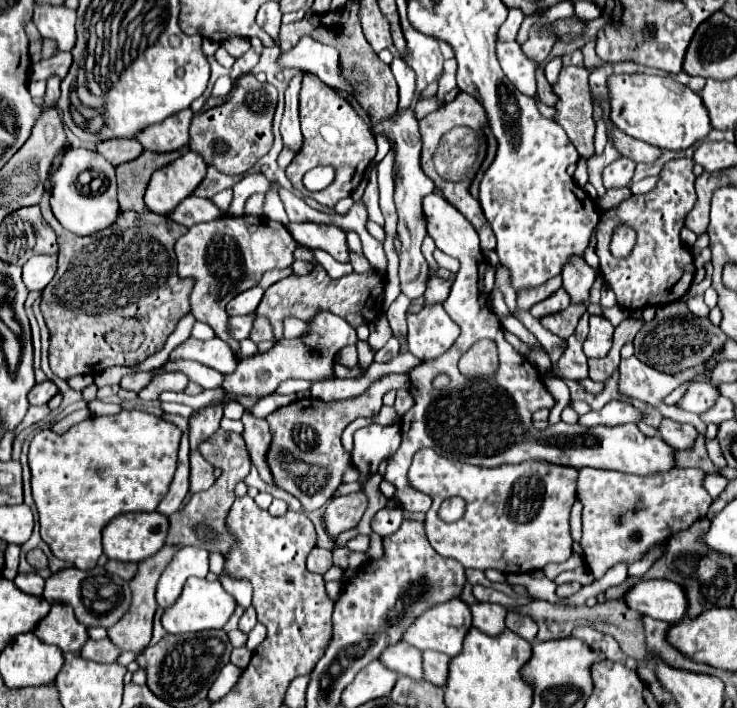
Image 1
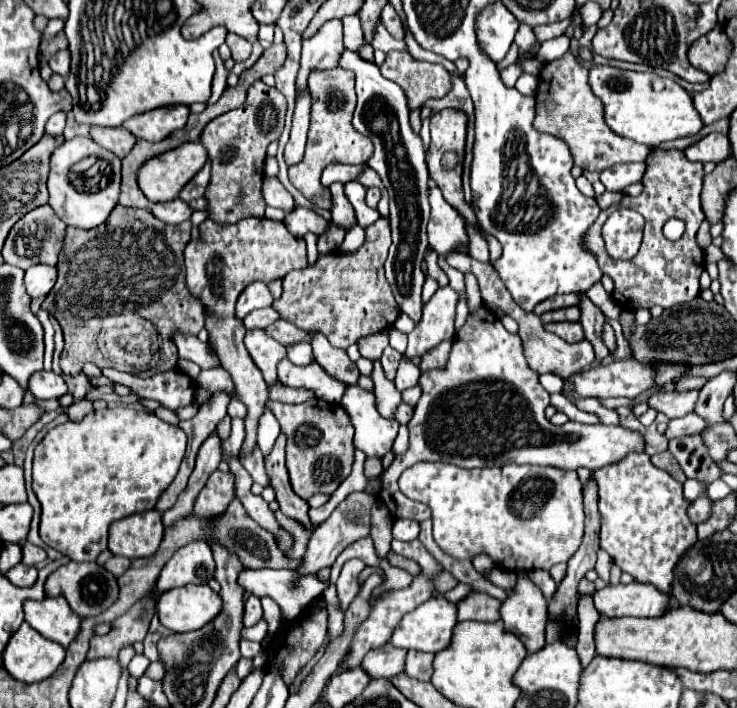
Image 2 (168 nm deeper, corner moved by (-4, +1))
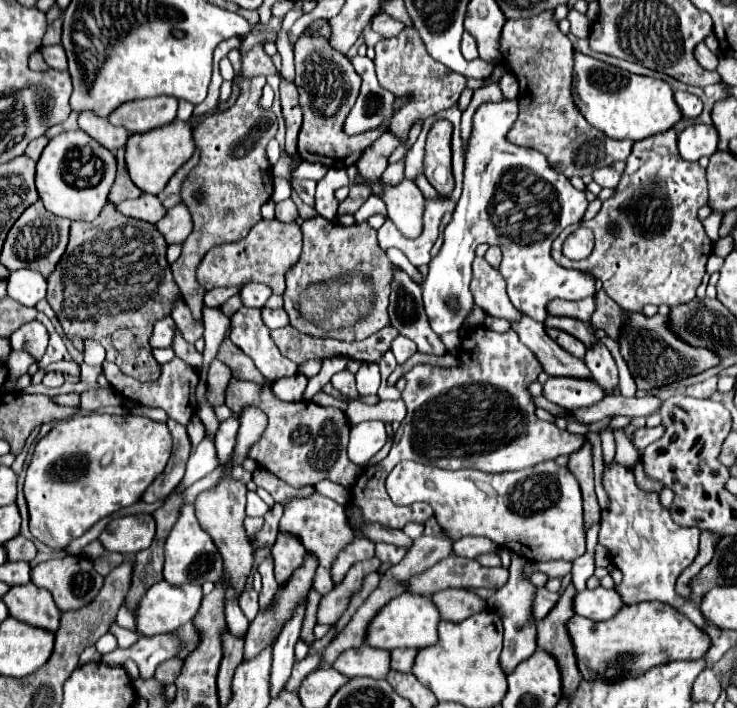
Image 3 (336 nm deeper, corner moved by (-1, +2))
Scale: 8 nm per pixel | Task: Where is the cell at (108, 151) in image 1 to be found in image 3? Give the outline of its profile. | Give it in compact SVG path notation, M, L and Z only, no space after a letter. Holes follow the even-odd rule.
M80 113L78 117L78 127L92 135L98 143L102 143L106 149L116 151L120 147L124 147L126 139L128 139L128 131L110 125L108 119L96 117L96 113Z

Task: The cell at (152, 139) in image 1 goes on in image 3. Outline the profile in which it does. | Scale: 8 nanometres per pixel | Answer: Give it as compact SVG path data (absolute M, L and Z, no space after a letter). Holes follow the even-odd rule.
M152 97L140 101L126 101L120 109L108 115L112 125L124 127L128 133L146 133L150 129L168 125L176 119L178 101L174 97Z

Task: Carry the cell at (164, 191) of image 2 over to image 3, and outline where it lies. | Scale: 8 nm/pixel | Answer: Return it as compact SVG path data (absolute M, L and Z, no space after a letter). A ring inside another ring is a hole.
M178 119L172 125L164 125L160 129L148 131L148 133L128 135L126 167L128 167L130 177L136 183L136 187L140 187L144 193L156 195L166 187L166 183L174 175L174 171L192 157L194 149L196 149L196 145L192 139L192 125Z

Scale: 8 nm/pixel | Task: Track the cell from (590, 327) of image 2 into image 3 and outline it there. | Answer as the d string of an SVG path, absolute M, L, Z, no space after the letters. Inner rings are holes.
M596 341L596 345L588 349L584 361L592 371L594 381L598 385L604 385L604 389L608 389L608 395L614 395L618 391L618 369L604 343Z

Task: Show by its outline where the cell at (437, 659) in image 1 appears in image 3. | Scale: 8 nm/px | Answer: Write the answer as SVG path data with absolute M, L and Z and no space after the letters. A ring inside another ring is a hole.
M392 649L390 651L390 669L410 673L416 653L418 653L416 649Z

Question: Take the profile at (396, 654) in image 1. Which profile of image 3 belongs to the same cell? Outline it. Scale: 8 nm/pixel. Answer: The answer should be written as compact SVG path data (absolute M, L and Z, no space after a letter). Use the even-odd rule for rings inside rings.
M360 645L356 649L344 651L336 661L334 669L344 673L346 677L372 677L386 679L390 671L390 653L384 649L376 649L370 645Z

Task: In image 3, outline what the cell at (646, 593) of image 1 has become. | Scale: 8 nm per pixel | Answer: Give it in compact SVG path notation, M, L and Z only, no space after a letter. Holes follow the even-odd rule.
M598 587L594 591L590 591L590 589L576 591L572 607L574 607L576 615L588 617L592 621L606 621L606 619L614 617L622 605L624 603L614 589Z

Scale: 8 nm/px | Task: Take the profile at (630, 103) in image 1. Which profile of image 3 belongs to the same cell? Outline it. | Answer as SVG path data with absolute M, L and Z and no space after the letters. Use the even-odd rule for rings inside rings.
M574 51L574 79L572 97L576 107L592 127L612 139L640 141L668 131L682 119L680 109L674 103L674 93L662 79L628 73L578 51Z

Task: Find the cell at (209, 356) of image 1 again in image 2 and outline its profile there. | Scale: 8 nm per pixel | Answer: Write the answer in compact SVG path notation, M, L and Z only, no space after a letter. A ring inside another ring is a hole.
M175 334L175 344L179 348L179 358L195 362L199 368L217 368L221 366L219 356L209 350L207 342L201 342L191 334Z

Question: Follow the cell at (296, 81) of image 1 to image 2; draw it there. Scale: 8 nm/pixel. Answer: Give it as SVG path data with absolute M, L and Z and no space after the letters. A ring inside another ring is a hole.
M341 20L325 22L317 34L303 40L303 54L301 54L301 68L297 74L295 88L301 94L307 90L307 78L311 70L335 68L339 54L343 52L343 26Z

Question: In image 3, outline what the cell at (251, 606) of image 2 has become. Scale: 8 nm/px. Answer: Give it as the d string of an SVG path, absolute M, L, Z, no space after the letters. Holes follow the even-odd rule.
M248 589L240 595L240 607L248 621L252 621L258 615L258 593L254 589Z

